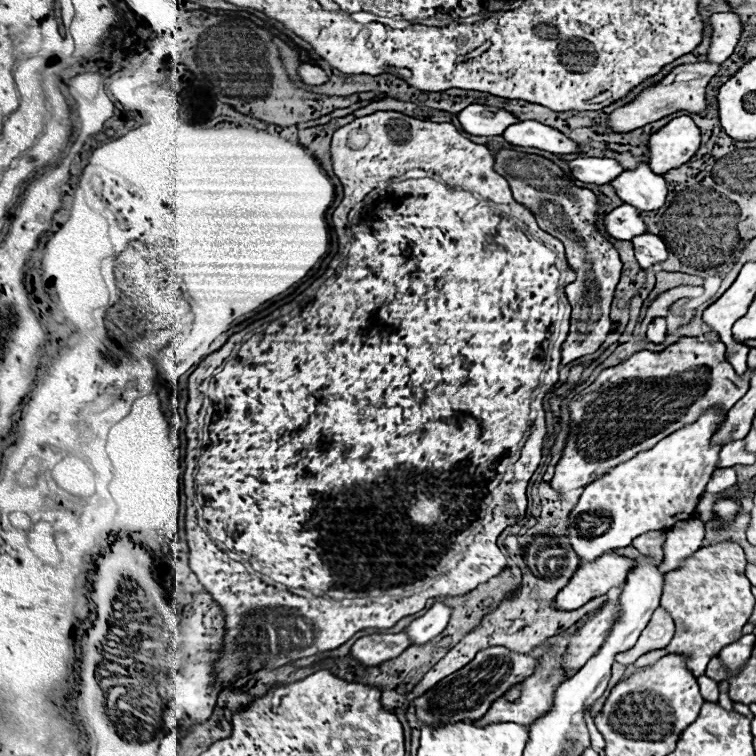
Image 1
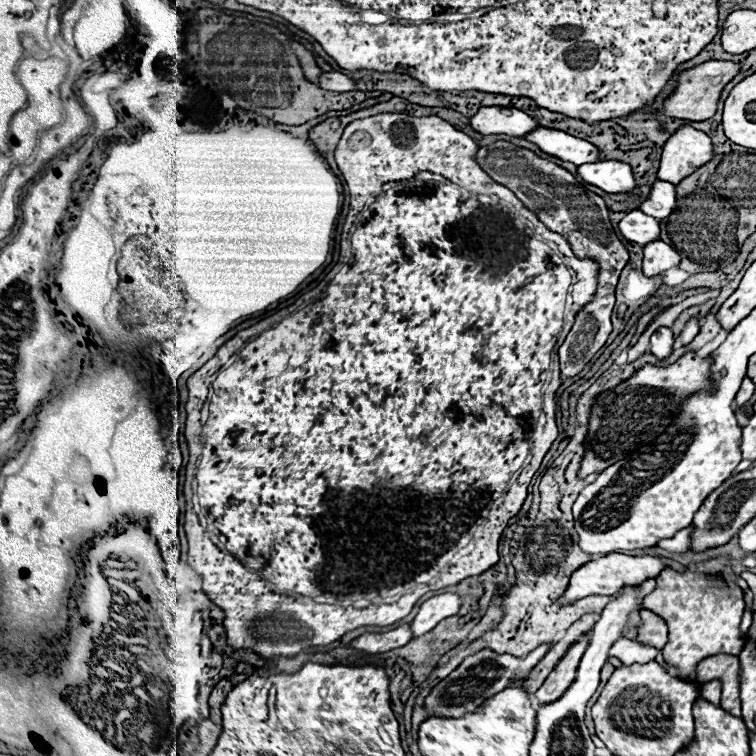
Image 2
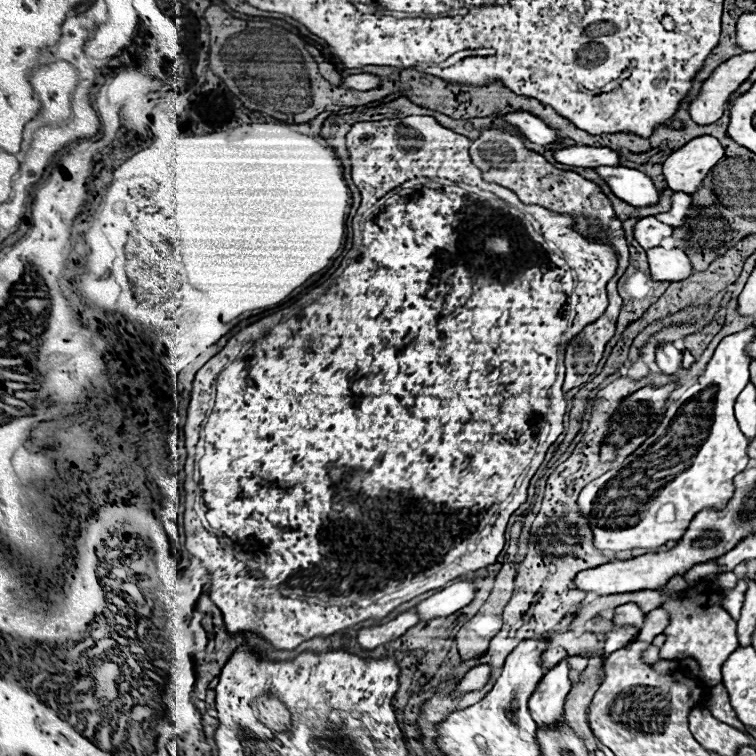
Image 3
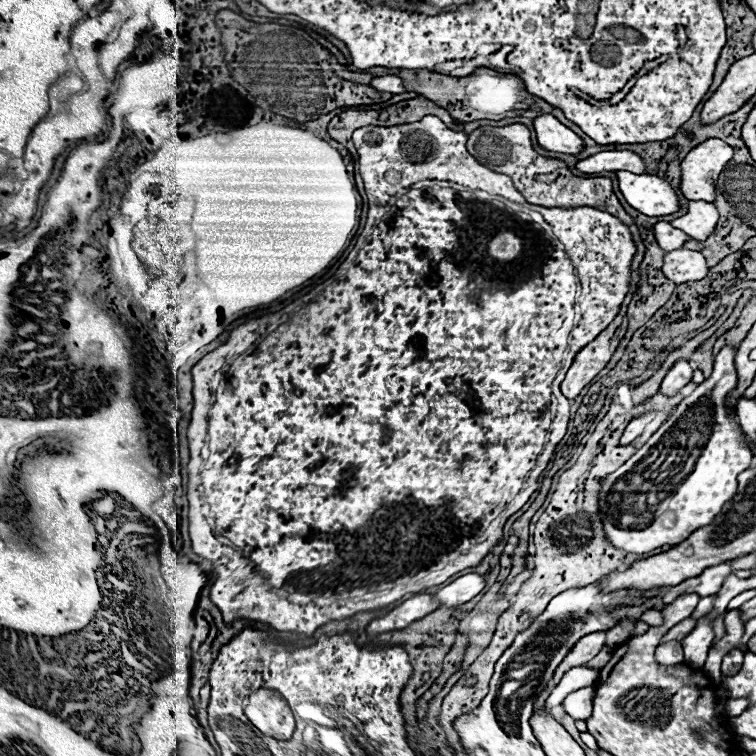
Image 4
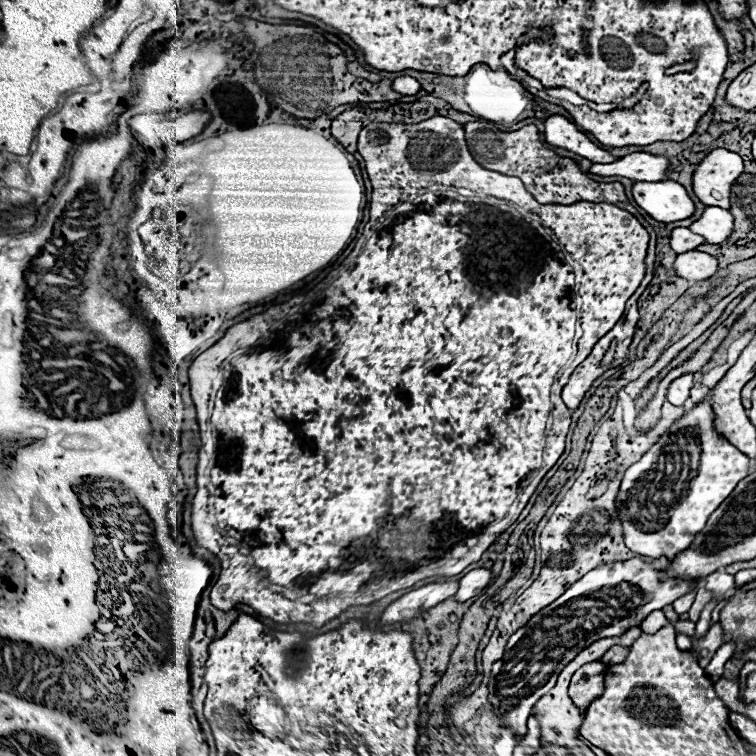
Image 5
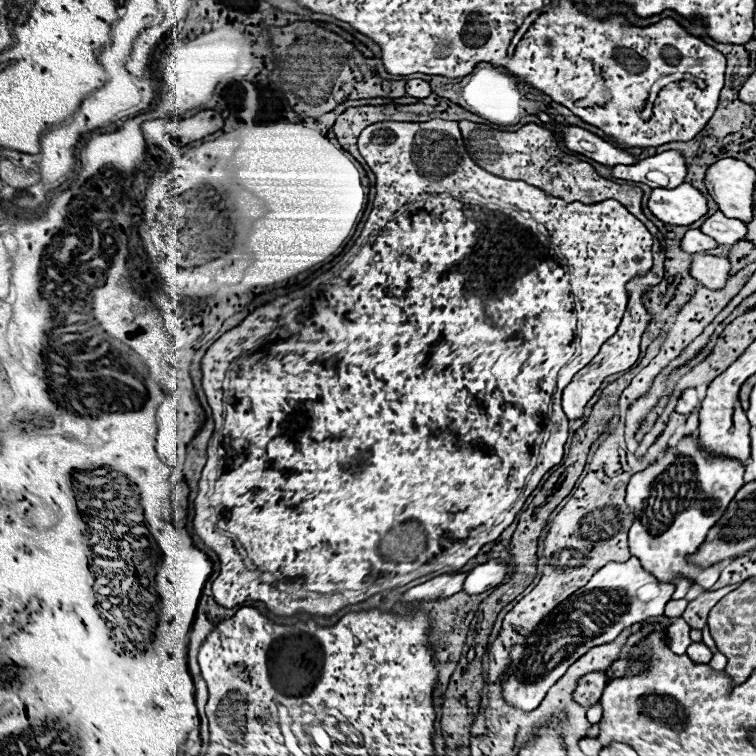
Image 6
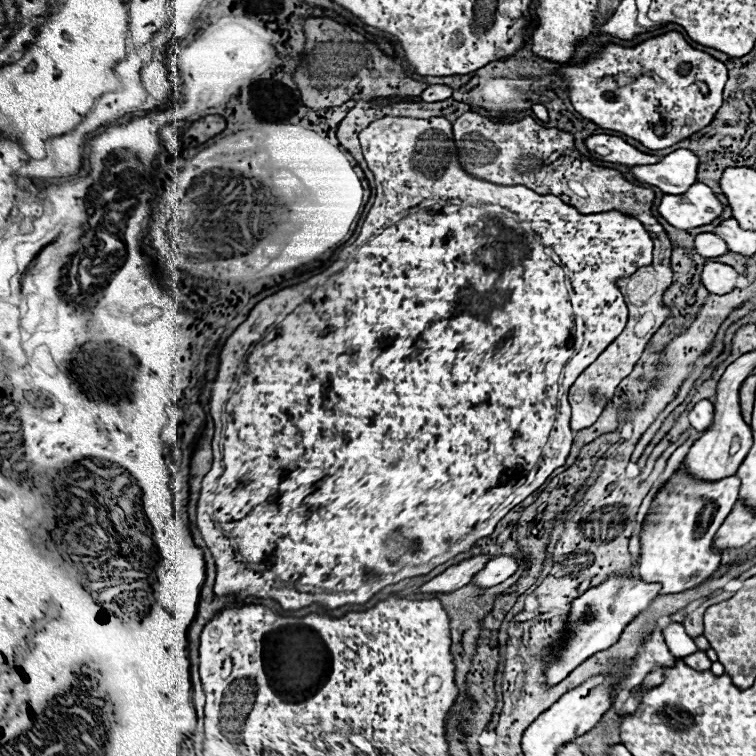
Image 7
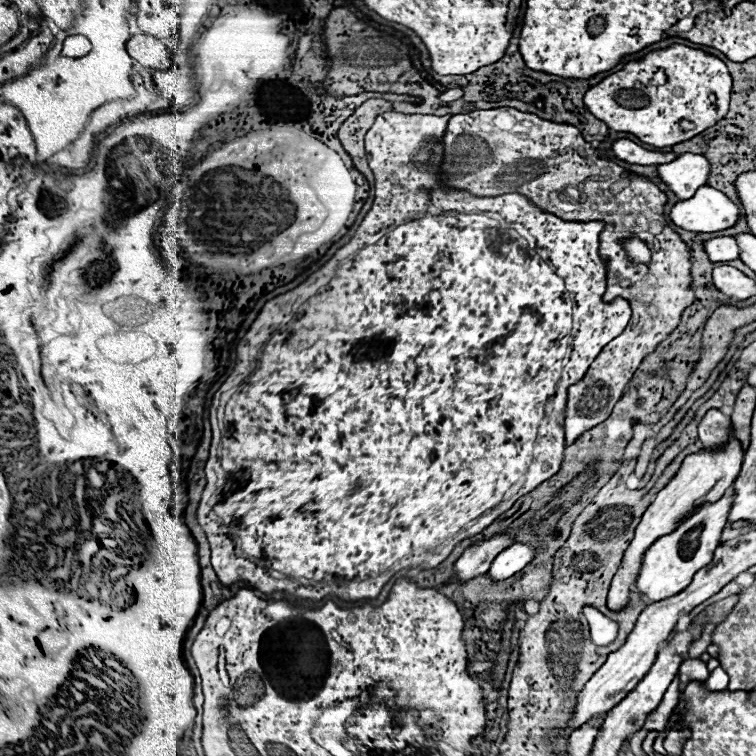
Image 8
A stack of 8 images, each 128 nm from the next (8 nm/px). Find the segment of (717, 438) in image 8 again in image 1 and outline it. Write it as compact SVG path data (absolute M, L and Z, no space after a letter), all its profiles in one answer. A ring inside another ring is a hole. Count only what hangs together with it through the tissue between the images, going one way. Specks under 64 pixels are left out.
M654 318L650 324L648 324L648 330L646 330L646 340L648 342L654 342L654 344L660 344L666 336L666 322L664 318Z

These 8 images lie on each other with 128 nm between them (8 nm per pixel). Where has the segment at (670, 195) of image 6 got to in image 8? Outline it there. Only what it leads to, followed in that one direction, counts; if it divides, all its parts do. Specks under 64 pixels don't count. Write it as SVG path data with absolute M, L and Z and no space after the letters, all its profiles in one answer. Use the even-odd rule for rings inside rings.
M700 186L692 198L678 200L670 208L672 222L690 232L718 232L730 228L736 224L738 214L738 206L710 186Z

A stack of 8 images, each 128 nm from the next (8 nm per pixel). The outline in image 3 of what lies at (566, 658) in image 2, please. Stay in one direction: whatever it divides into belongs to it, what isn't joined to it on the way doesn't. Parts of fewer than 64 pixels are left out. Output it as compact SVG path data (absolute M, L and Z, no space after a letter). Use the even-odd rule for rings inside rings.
M562 660L540 680L538 688L530 698L530 714L538 726L542 726L544 722L552 724L562 718L564 700L570 688L570 666L568 660Z

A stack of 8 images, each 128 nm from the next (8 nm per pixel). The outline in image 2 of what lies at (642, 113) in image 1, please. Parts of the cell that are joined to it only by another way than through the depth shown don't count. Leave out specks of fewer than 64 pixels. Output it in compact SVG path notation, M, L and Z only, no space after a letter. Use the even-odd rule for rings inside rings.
M708 60L700 66L682 70L678 74L678 82L676 82L676 88L672 90L672 94L668 98L664 98L658 108L652 108L652 112L668 114L670 118L682 118L682 120L692 120L692 122L702 122L706 118L712 118L724 84L730 82L738 74L738 70L740 70L738 64L724 62L724 60Z

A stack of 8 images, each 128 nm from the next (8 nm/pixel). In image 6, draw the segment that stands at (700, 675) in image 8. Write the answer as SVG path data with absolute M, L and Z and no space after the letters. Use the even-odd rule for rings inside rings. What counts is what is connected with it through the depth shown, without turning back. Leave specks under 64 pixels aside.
M692 642L686 650L686 654L696 662L696 664L708 664L712 658L712 650L704 642Z

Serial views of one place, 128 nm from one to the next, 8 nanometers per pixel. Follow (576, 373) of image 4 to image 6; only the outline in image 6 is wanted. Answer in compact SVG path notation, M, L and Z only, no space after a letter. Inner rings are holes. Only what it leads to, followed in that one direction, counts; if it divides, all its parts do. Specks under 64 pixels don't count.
M628 306L628 308L626 308L626 314L624 314L622 322L620 322L616 334L614 334L612 338L608 338L608 342L604 342L604 346L602 346L600 352L592 358L592 362L586 364L586 366L572 378L572 382L570 382L570 384L564 388L564 392L562 392L562 408L564 408L564 412L566 412L566 416L568 416L570 420L576 420L576 418L582 416L586 402L594 396L594 392L600 388L600 384L602 384L602 380L604 380L606 376L618 374L618 372L626 372L628 368L632 368L632 366L636 364L638 354L640 354L640 338L642 338L642 334L644 334L648 322L650 322L650 314L646 312L644 306Z

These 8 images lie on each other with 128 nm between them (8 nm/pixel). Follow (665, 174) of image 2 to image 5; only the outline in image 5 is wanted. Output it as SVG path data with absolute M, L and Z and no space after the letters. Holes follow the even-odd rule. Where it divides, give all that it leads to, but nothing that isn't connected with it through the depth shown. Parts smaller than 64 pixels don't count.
M714 148L696 164L694 174L692 174L692 190L702 204L720 206L728 210L730 208L730 188L736 182L740 172L744 172L744 164L736 152L730 152L726 148Z

